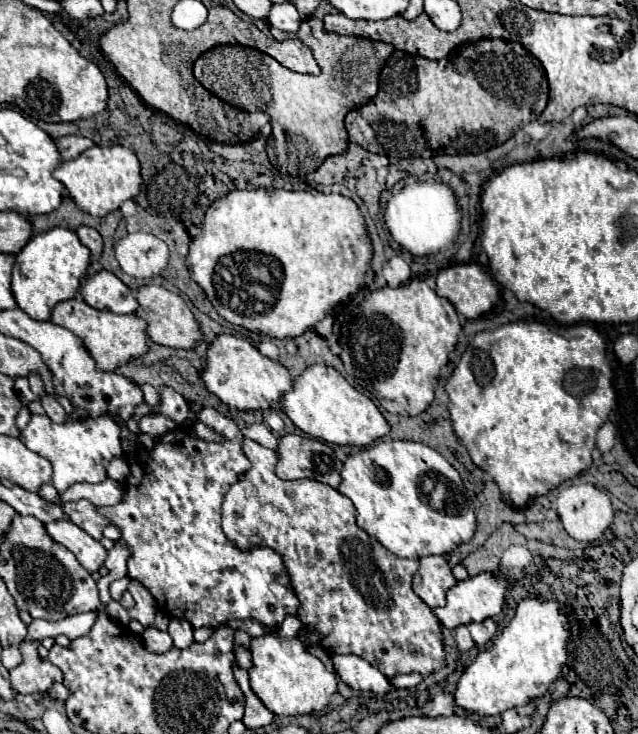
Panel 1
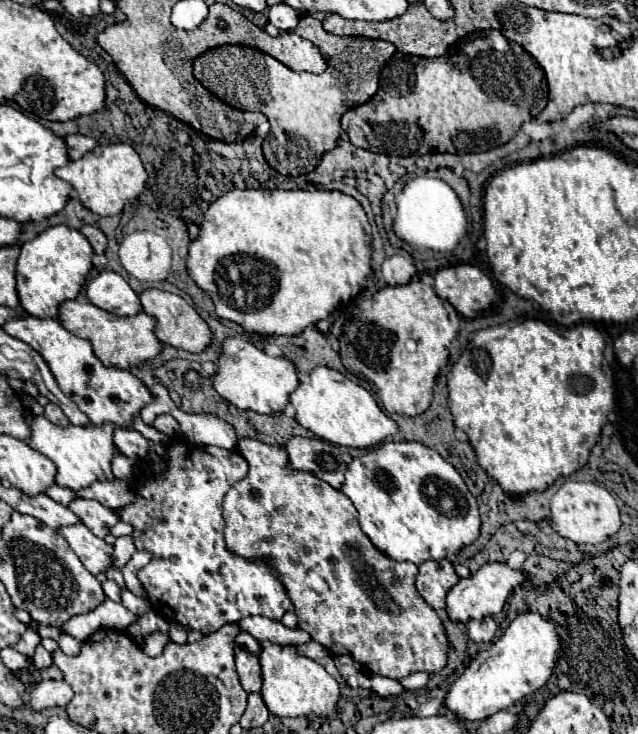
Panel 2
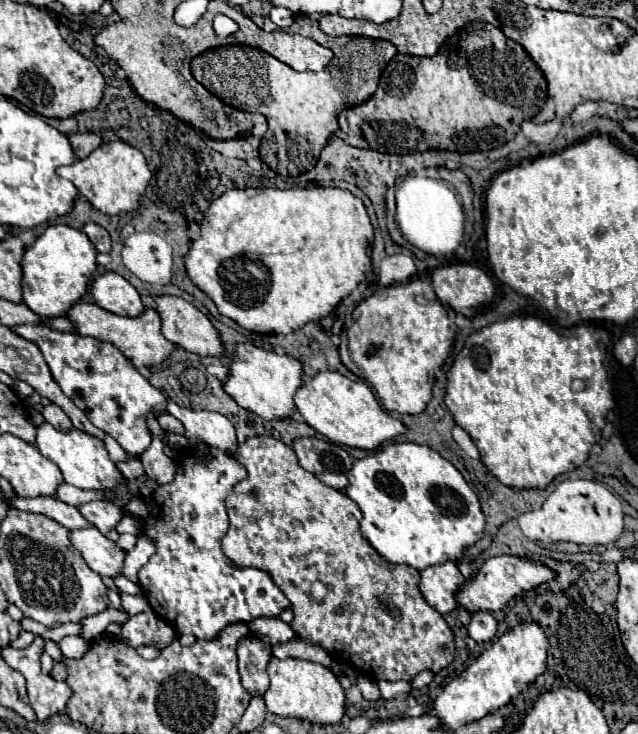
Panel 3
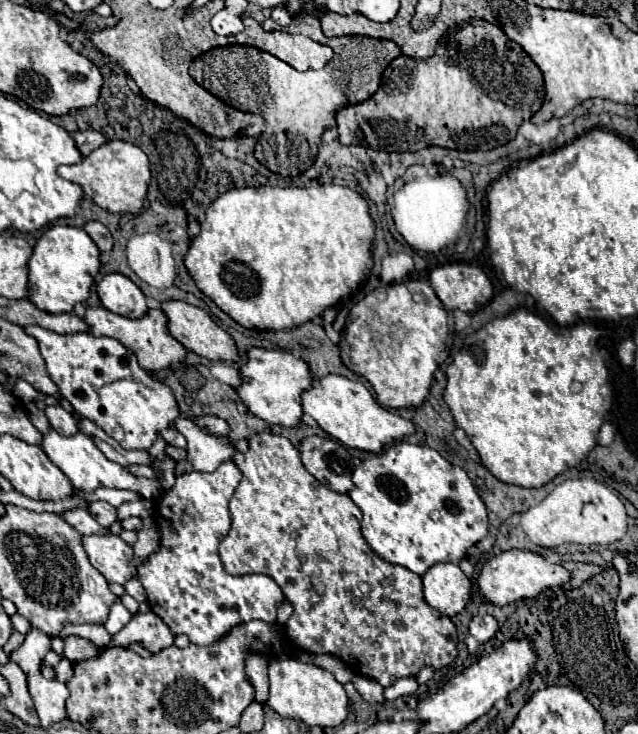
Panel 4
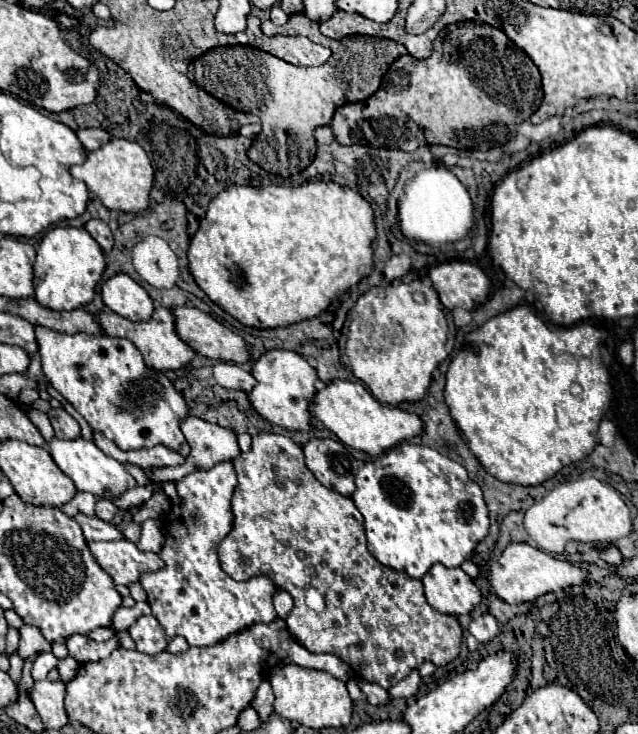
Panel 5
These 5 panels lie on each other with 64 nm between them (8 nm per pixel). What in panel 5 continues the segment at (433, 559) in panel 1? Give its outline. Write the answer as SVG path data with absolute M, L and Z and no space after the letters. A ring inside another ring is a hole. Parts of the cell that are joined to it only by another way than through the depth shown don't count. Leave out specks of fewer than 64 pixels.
M436 564L422 578L422 584L430 606L444 614L470 614L482 602L480 588L462 568L446 568Z

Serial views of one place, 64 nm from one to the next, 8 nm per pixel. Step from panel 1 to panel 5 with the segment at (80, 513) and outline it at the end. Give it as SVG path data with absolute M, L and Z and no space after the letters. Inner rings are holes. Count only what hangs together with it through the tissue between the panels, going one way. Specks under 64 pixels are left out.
M98 500L98 504L96 504L96 516L106 520L106 522L110 522L118 510L120 508L114 502L110 502L110 500Z

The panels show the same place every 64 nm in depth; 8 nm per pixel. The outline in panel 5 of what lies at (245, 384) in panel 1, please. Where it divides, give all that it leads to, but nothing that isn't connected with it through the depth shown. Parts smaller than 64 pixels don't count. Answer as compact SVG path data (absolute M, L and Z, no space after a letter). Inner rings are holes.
M270 350L264 356L260 356L260 360L254 362L252 374L258 380L258 384L248 392L248 396L260 416L286 430L296 432L314 430L314 424L310 424L312 414L308 408L318 392L316 388L318 376L306 358L302 358L298 352L292 350Z

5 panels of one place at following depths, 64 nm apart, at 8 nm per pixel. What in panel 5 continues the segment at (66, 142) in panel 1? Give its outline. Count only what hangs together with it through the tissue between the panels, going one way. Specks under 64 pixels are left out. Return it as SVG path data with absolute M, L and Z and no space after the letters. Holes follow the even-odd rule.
M84 128L84 130L78 130L76 132L80 142L84 144L86 152L92 152L92 150L98 150L102 144L106 144L108 140L112 140L112 136L102 130L102 128Z

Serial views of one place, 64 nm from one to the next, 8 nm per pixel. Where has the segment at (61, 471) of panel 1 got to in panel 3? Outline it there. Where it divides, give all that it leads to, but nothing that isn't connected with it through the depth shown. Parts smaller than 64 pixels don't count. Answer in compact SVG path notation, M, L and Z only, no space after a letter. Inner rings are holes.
M44 422L42 426L38 426L36 446L48 460L52 460L62 470L64 482L74 484L78 488L98 490L98 488L116 488L118 484L126 484L126 488L130 488L130 492L134 492L134 496L138 496L138 498L150 498L154 488L158 488L156 480L126 480L120 474L120 470L116 468L116 464L108 458L108 452L104 448L102 440L98 440L90 434L84 434L80 430L62 432L62 430L56 430L52 424Z

